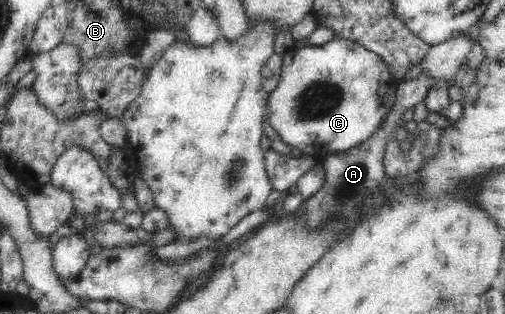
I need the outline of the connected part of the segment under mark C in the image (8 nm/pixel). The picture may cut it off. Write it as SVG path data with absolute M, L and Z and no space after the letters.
M335 35L324 45L297 44L283 56L282 78L276 90L269 93L265 118L273 137L282 139L292 147L298 147L304 156L321 160L364 143L380 128L394 105L396 91L401 82L392 78L392 73L378 54L356 42Z

